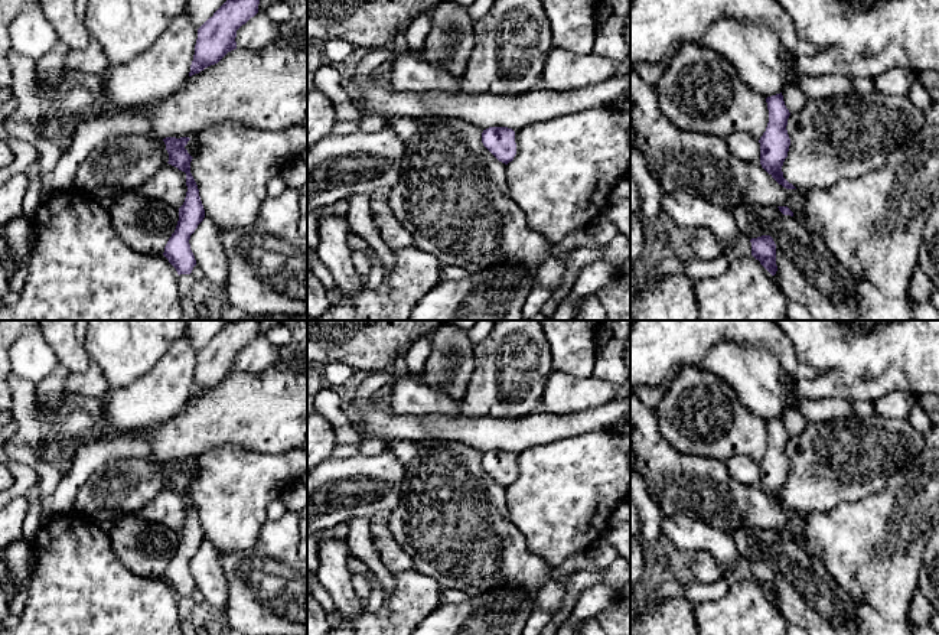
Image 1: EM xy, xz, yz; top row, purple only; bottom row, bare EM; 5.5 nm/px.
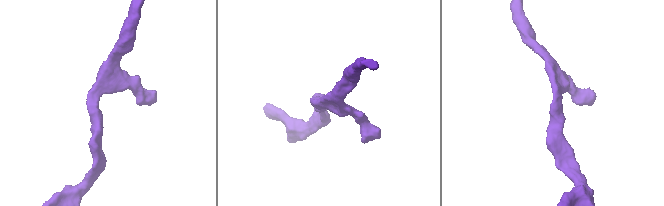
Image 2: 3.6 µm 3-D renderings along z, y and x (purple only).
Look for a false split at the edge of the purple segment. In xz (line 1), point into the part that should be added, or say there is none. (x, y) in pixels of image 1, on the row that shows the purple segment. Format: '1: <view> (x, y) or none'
1: none

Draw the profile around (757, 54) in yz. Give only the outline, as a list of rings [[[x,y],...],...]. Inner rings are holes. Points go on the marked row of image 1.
[[[718,19],[701,43],[727,58],[743,82],[766,98],[780,94],[788,84],[785,48],[764,23]]]

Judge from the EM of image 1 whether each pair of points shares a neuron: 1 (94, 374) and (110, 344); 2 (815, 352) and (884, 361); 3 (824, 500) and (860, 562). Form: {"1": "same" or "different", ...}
{"1": "different", "2": "same", "3": "different"}

